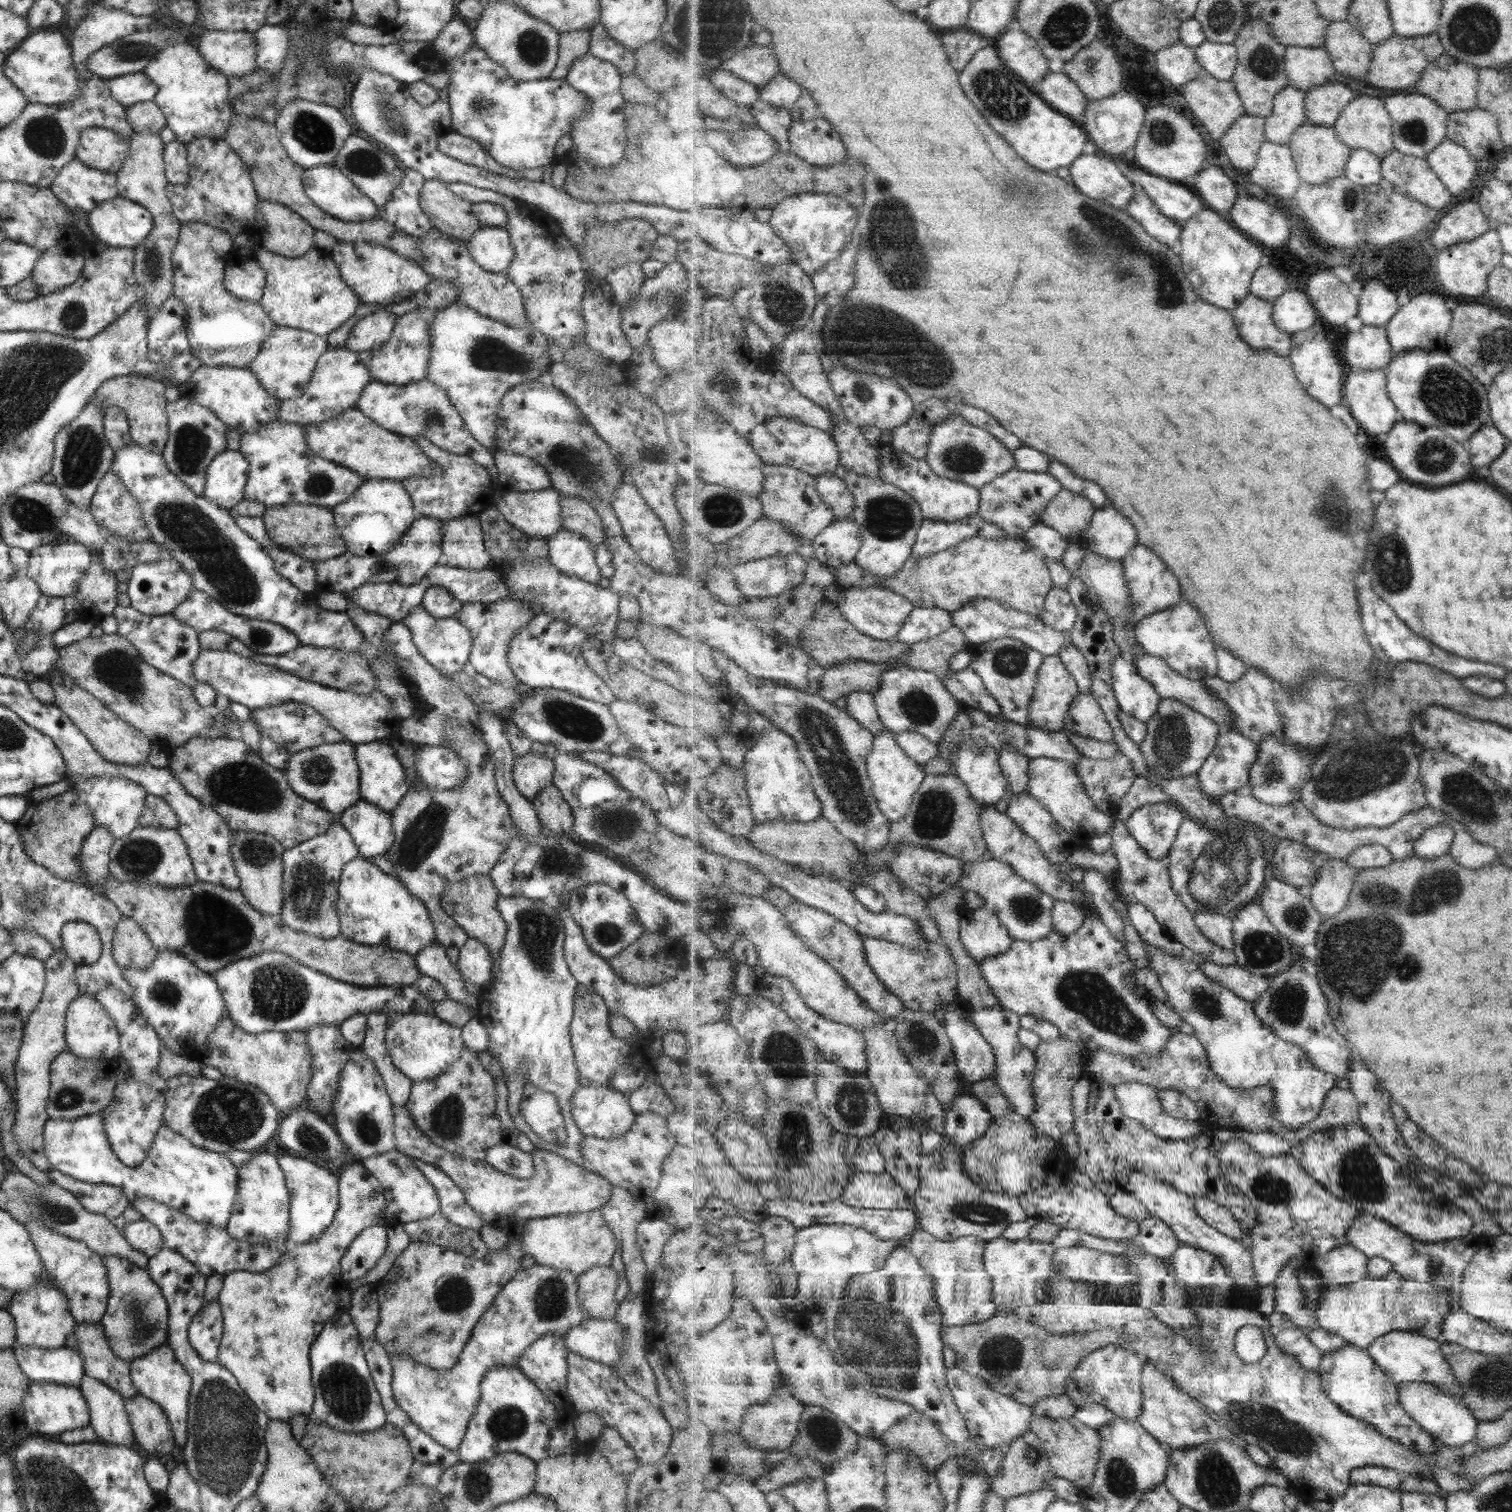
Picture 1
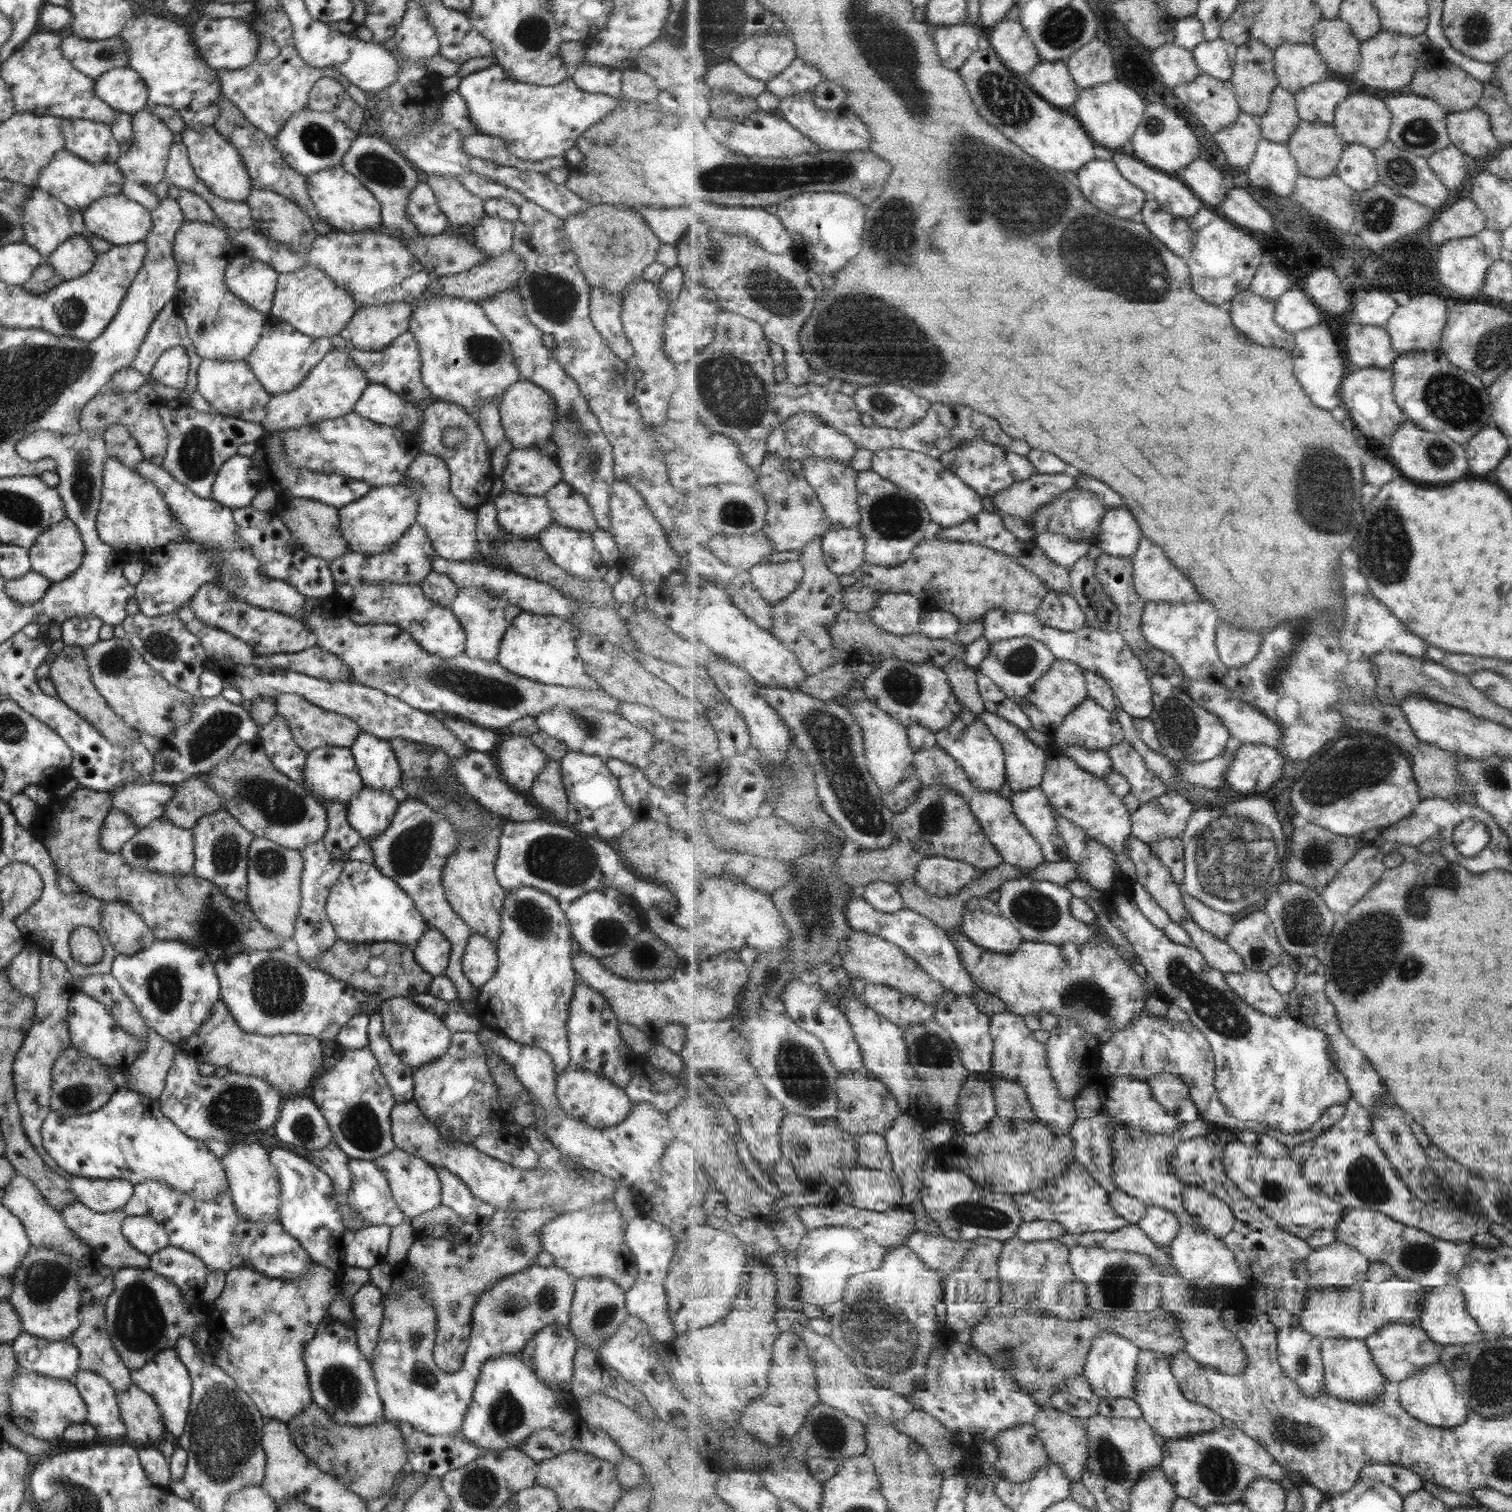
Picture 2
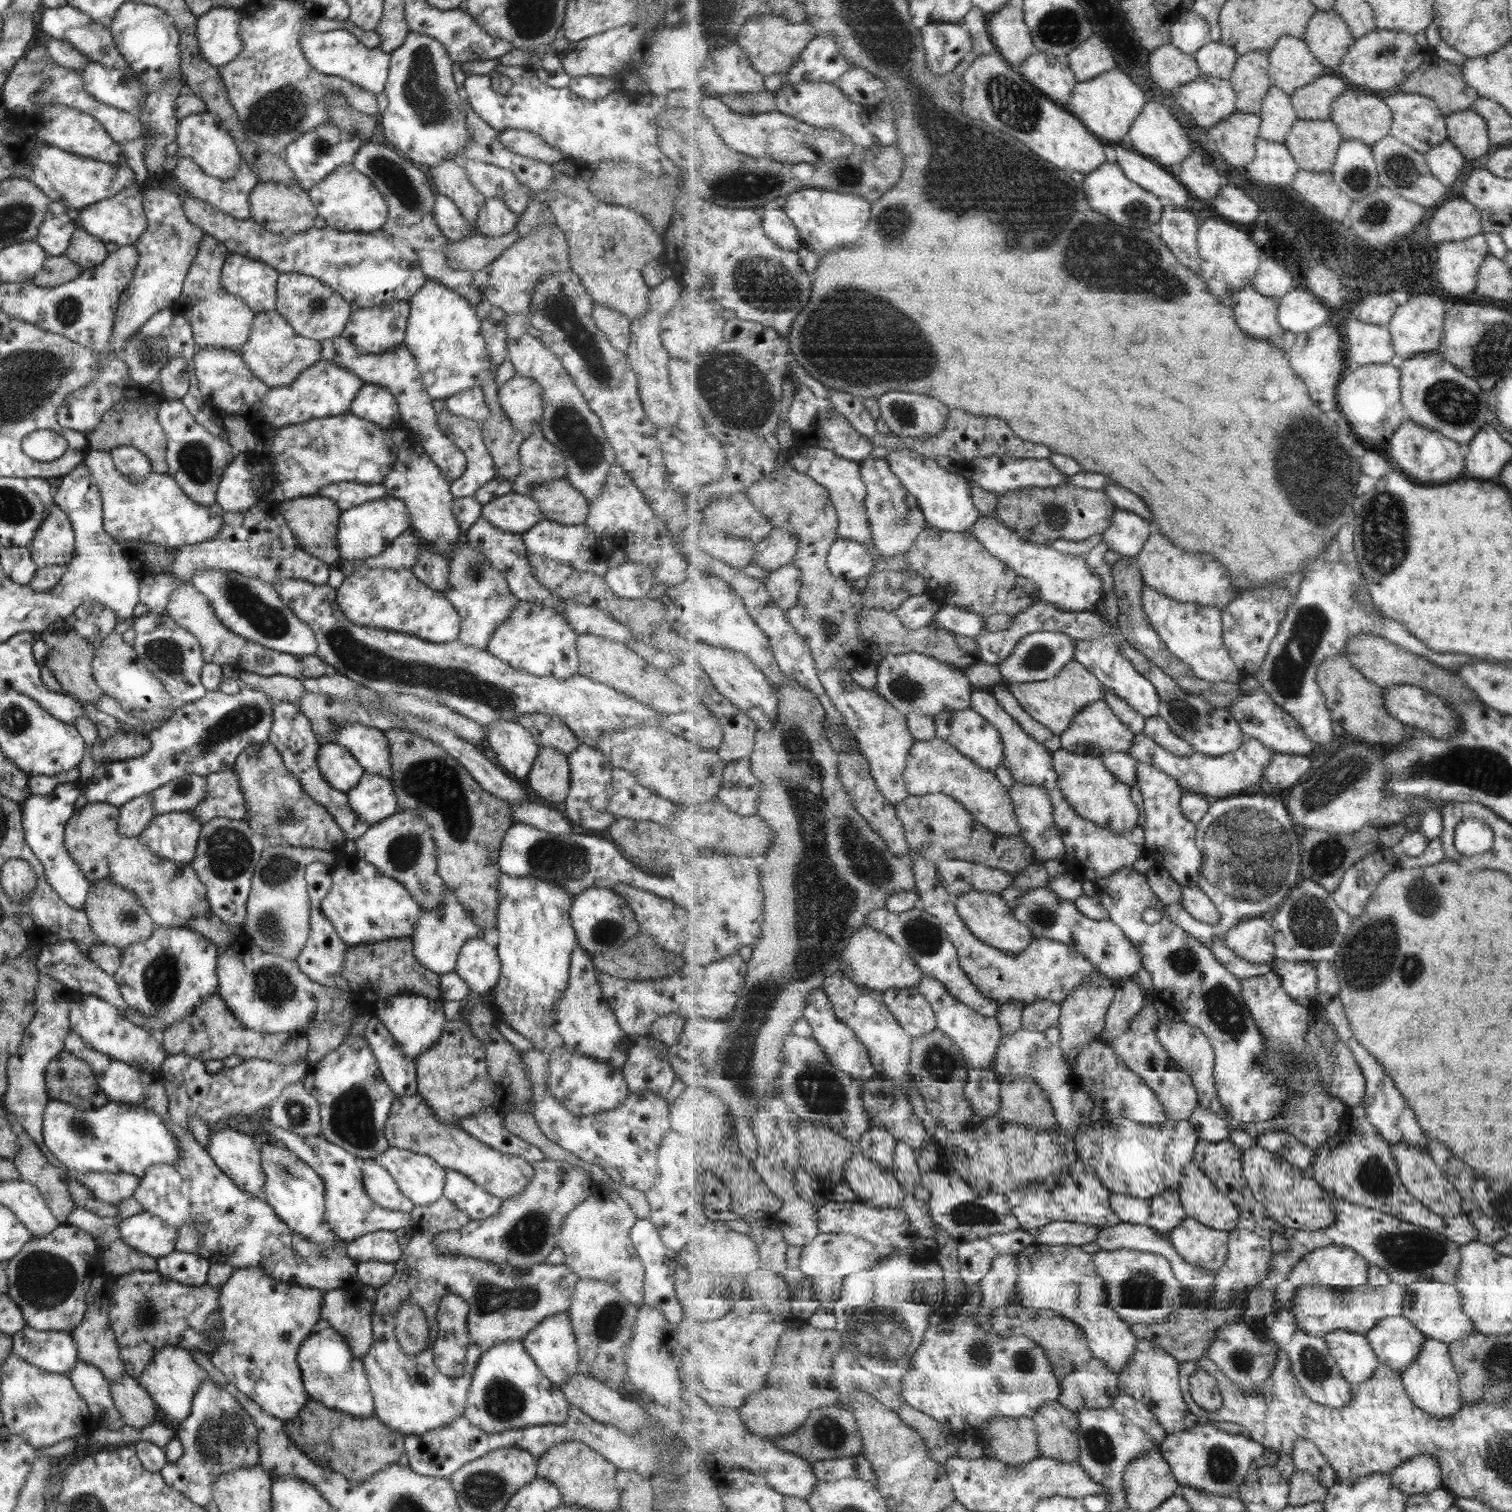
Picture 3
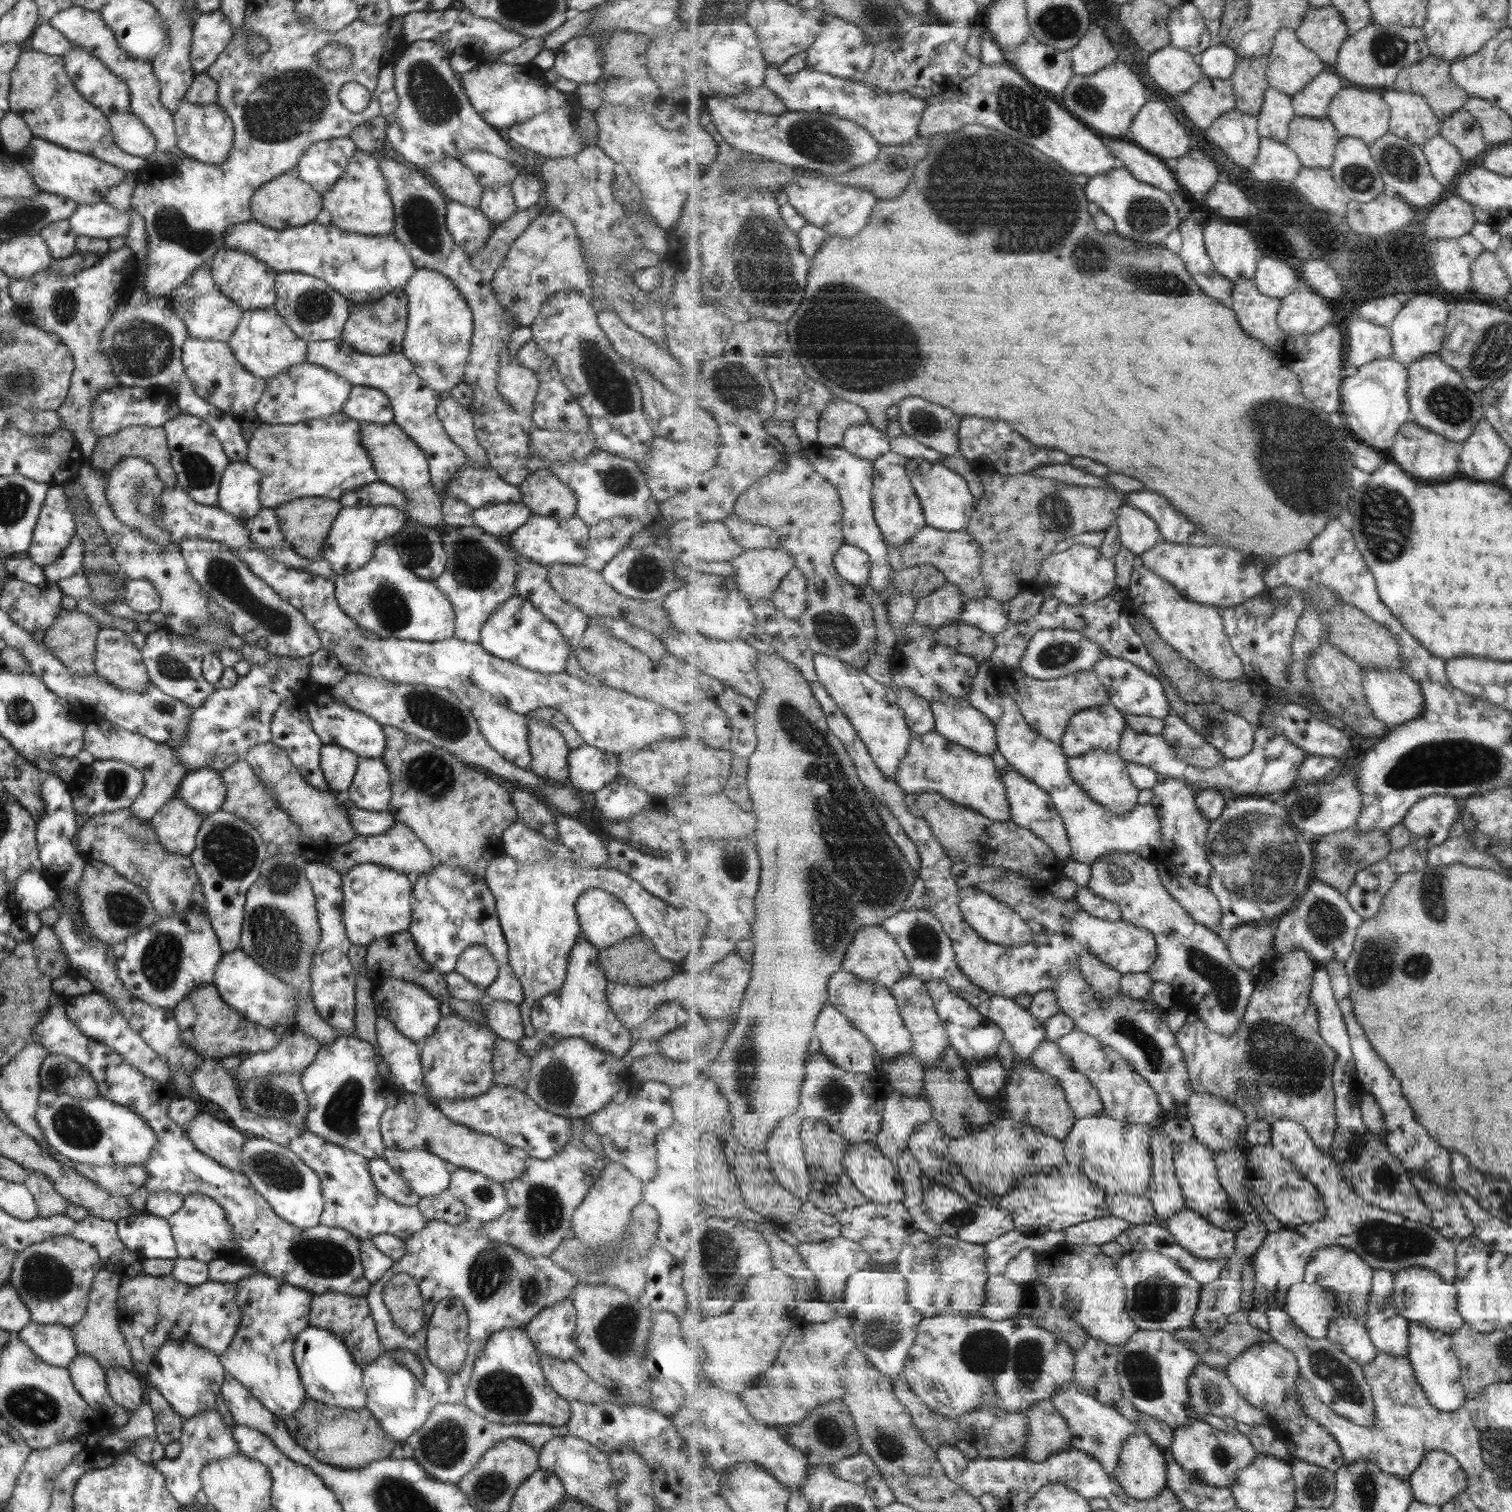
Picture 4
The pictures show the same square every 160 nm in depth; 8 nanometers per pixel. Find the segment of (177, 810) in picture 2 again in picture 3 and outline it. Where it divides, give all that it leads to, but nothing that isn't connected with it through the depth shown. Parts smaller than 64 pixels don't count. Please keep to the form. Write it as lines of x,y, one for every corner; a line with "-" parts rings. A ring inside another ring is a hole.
231,768
205,776
205,796
192,810
188,811
203,825
215,818
243,820
247,814
243,801
243,792
237,772

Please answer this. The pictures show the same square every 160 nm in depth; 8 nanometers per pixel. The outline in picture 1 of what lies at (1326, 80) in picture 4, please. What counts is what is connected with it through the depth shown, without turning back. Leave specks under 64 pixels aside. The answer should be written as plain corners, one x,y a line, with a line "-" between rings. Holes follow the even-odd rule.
1340,81
1317,85
1306,93
1306,113
1315,125
1333,127
1355,92

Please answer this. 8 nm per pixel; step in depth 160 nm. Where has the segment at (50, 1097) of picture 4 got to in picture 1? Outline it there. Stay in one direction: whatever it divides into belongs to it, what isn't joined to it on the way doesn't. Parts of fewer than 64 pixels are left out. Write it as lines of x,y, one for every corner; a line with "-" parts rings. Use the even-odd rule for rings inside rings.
102,1112
92,1115
80,1116
73,1120
47,1119
43,1127
43,1148
49,1164
55,1170
71,1177
73,1180
83,1181
87,1184
105,1184
120,1189
126,1196
129,1204
136,1198
150,1198
161,1202
186,1214
195,1222
210,1224
211,1227
226,1229
229,1215
232,1211
234,1198
237,1192
237,1167
229,1159
218,1152
209,1152
207,1149
195,1148
187,1139
171,1132
162,1122
157,1129
151,1148
141,1164
127,1167
121,1164
109,1148
102,1125

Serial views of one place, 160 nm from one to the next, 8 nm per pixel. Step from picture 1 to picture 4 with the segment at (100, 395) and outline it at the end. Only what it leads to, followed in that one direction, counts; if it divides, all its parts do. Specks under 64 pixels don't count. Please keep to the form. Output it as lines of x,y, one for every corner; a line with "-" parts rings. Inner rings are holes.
127,427
121,430
110,432
105,436
98,437
95,441
90,458
86,463
95,468
109,470
115,463
125,457
137,457
147,461
157,473
159,480
165,487
172,487
176,484
176,476
169,462
169,451
166,434
162,427

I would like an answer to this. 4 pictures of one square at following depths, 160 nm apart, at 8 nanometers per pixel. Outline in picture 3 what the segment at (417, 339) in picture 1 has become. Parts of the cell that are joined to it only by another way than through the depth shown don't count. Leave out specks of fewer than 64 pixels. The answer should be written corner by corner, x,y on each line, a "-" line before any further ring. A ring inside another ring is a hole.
335,337
319,342
320,358
333,361
340,367
352,372
366,384
372,384
387,389
395,398
403,428
409,428
416,436
419,447
423,447
431,462
439,468
444,479
450,484
463,474
466,460
463,453
437,427
438,416
433,411
432,398
424,389
420,372
416,369
416,362
407,348
400,344
385,353
359,353
347,340

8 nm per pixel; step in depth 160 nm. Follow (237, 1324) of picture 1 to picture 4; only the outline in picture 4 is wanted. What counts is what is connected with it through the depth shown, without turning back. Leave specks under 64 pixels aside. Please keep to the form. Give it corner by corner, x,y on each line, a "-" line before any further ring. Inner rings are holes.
375,1157
367,1161
367,1168
375,1188
389,1200
403,1206
416,1205
420,1196
417,1196
403,1179
391,1170
391,1167
382,1159
-
253,1274
241,1278
235,1283
235,1305
239,1307
239,1324
231,1337
227,1348
216,1357
219,1359
225,1374
231,1375
247,1389
251,1396
258,1400
271,1414
279,1419
291,1416
307,1397
299,1379
298,1371
293,1362
292,1346
295,1337
309,1327
308,1312
312,1294
300,1288
275,1280
265,1274

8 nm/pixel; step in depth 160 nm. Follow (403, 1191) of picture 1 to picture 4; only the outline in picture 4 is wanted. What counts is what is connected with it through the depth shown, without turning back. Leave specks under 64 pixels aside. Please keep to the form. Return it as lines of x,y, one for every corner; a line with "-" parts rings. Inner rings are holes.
384,1148
381,1157
420,1198
437,1196
448,1188
451,1168
426,1150

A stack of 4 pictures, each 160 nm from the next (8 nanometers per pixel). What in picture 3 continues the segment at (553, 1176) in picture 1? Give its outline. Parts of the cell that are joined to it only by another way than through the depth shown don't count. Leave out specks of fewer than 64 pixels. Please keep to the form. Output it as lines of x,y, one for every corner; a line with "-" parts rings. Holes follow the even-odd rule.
417,1094
393,1099
383,1134
390,1147
407,1149
428,1156
441,1168
466,1176
471,1182
483,1188
487,1194
501,1201
523,1192
525,1185
534,1175
532,1166
522,1158
497,1152
469,1136
459,1126
439,1122
427,1103

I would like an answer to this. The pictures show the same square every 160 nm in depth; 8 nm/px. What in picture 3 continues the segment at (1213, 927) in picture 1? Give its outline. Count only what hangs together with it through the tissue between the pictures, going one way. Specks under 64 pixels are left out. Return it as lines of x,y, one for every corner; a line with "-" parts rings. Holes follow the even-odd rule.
1185,886
1182,888
1182,906
1195,919
1213,926
1220,923
1222,913
1215,906
1211,897
1207,896
1198,886

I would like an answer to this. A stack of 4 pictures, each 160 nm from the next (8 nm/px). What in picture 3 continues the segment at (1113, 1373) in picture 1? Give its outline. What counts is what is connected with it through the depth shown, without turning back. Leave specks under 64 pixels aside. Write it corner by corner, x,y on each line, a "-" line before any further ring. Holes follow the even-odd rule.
1033,1244
1018,1253
1018,1296
1021,1305
1050,1309
1075,1321
1085,1332
1092,1356
1097,1356
1111,1372
1119,1376
1136,1353
1138,1337
1126,1320
1111,1309
1111,1293
1095,1267
1095,1256
1072,1245

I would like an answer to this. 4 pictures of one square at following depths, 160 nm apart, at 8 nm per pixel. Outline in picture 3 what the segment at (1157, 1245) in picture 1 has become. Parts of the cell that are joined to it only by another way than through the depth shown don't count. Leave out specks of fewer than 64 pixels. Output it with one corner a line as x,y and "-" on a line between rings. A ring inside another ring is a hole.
1168,1190
1167,1194
1164,1192
1152,1199
1150,1205
1152,1213
1148,1224
1167,1236
1188,1217
1179,1190

